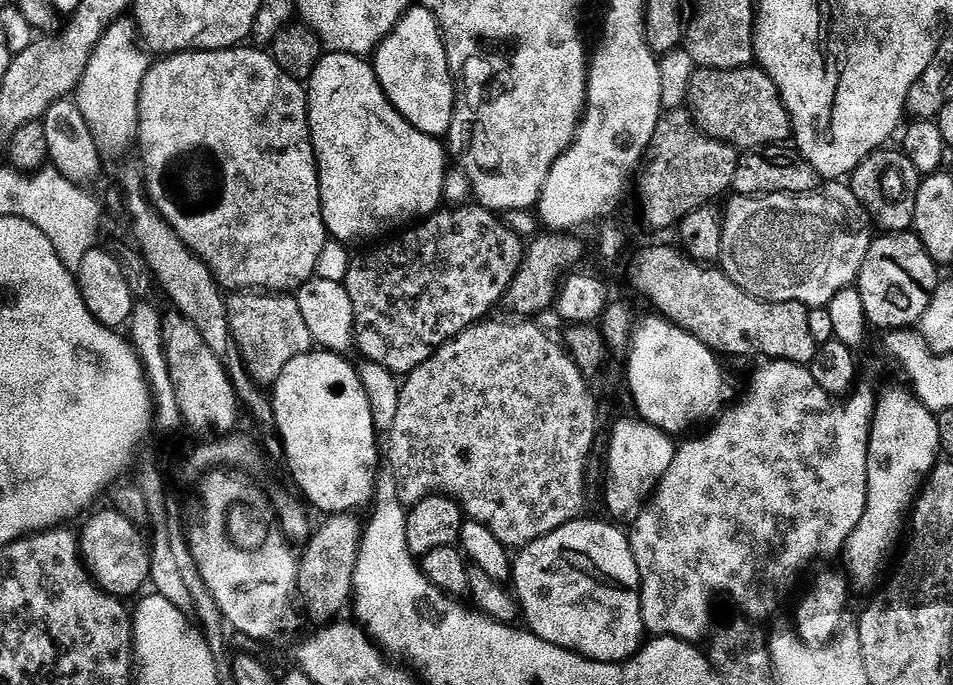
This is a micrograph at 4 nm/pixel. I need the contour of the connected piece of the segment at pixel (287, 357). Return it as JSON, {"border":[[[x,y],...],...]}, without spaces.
{"border":[[[240,290],[227,297],[228,325],[232,340],[244,359],[244,366],[253,384],[275,385],[277,378],[286,370],[286,362],[313,351],[314,341],[302,310],[292,294],[265,294],[259,290]]]}

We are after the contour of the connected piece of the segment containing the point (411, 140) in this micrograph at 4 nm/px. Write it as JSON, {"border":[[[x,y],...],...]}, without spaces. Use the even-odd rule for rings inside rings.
{"border":[[[328,52],[321,55],[318,66],[312,71],[312,76],[306,82],[306,91],[308,93],[308,129],[312,135],[312,145],[316,151],[316,169],[320,179],[322,218],[331,239],[343,242],[372,239],[372,241],[375,241],[377,238],[387,237],[389,234],[395,233],[413,222],[419,222],[431,216],[433,212],[441,207],[442,201],[445,199],[444,179],[450,171],[449,157],[446,155],[445,145],[437,137],[427,136],[422,130],[416,129],[395,108],[384,93],[383,86],[381,86],[379,78],[376,76],[375,67],[365,57],[346,54],[345,52]]]}

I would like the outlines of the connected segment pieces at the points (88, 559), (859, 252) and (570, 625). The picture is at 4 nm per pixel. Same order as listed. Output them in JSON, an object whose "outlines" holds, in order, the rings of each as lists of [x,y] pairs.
{"outlines":[[[[115,510],[99,512],[92,514],[97,516],[87,517],[88,525],[85,526],[84,533],[81,531],[78,536],[84,566],[103,592],[109,592],[117,598],[135,597],[141,591],[139,588],[149,583],[151,574],[151,558],[145,533],[127,516]]],[[[851,187],[826,188],[811,194],[779,192],[773,196],[733,195],[724,212],[722,208],[722,246],[718,264],[734,286],[759,300],[798,302],[816,310],[828,305],[834,294],[857,283],[874,239],[874,224]]],[[[577,518],[571,520],[566,526],[554,530],[550,534],[546,534],[542,538],[532,541],[530,544],[523,545],[519,549],[520,557],[517,555],[512,565],[510,584],[511,587],[516,587],[516,590],[514,589],[514,596],[518,601],[519,611],[522,613],[522,616],[528,619],[527,627],[535,636],[559,648],[577,652],[578,655],[585,656],[587,660],[597,660],[598,662],[606,662],[607,664],[620,664],[623,660],[628,660],[631,656],[635,656],[646,640],[642,602],[640,601],[640,575],[638,574],[638,566],[632,553],[629,537],[627,535],[623,536],[615,528],[615,526],[617,527],[615,523],[612,523],[613,525],[603,524],[600,520],[584,519]]]]}

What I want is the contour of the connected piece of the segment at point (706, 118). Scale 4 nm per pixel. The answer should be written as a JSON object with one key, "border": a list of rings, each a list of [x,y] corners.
{"border":[[[703,66],[697,67],[692,81],[688,87],[688,98],[686,101],[687,107],[690,109],[693,120],[700,127],[700,131],[705,132],[711,140],[721,140],[724,144],[731,144],[737,150],[759,150],[769,146],[780,146],[785,143],[784,140],[793,135],[794,129],[792,126],[792,117],[788,111],[788,107],[784,105],[784,100],[780,97],[780,91],[776,88],[774,81],[768,77],[768,73],[759,66],[749,66],[747,68],[706,68]]]}

